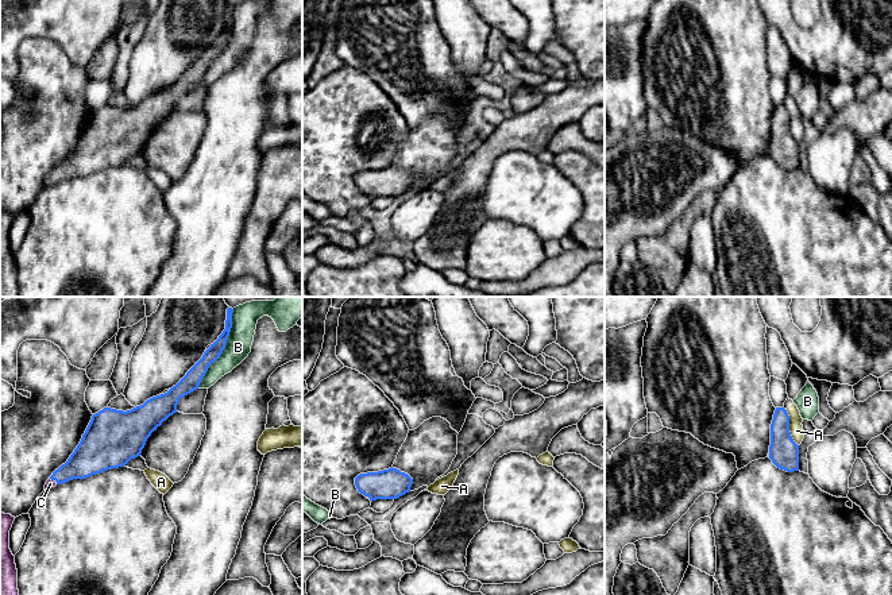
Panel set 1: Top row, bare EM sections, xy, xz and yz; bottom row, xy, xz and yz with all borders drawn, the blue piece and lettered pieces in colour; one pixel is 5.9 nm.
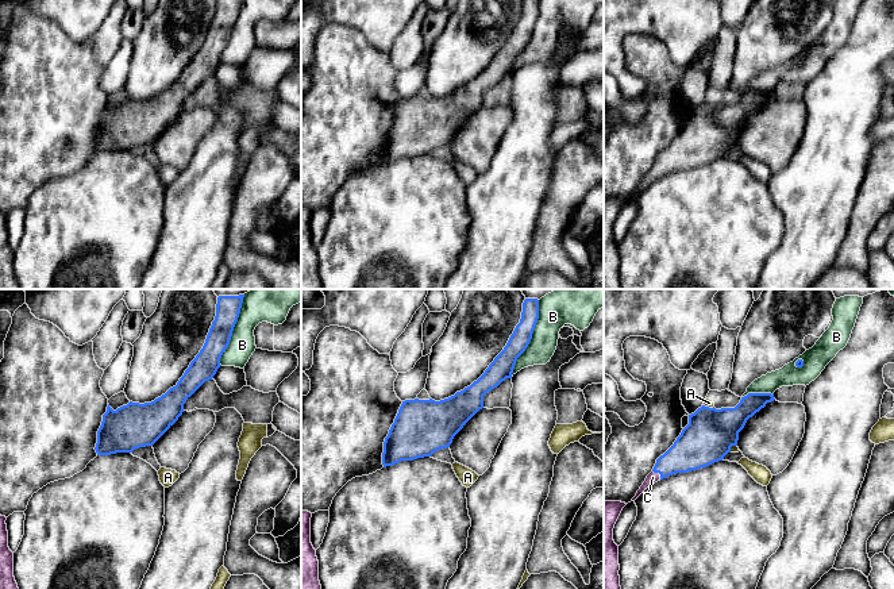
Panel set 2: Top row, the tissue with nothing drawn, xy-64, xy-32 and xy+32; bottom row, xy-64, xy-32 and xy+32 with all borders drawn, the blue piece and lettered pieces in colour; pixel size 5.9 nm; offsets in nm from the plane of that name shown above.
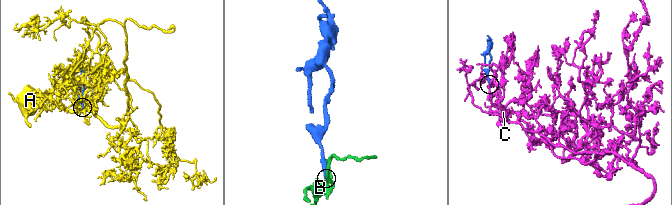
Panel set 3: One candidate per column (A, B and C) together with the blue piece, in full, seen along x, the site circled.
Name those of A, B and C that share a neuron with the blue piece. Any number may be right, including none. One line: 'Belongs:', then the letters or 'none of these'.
Belongs: C

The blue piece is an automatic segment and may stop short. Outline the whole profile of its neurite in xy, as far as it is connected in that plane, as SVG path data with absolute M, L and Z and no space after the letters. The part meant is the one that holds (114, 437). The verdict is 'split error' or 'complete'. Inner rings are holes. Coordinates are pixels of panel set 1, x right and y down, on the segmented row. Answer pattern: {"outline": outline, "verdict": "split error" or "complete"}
{"outline": "M228 308L223 333L167 393L127 412L104 407L93 414L80 444L67 461L53 472L45 490L123 467L140 456L151 433L177 413L179 399L198 389L209 366L223 353L232 328L232 313L233 309Z", "verdict": "split error"}

